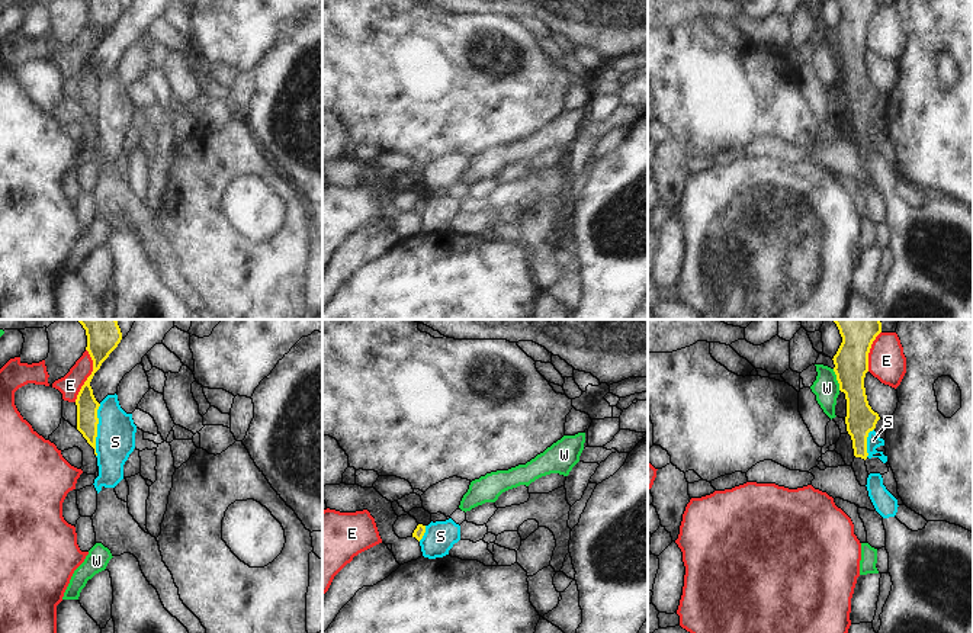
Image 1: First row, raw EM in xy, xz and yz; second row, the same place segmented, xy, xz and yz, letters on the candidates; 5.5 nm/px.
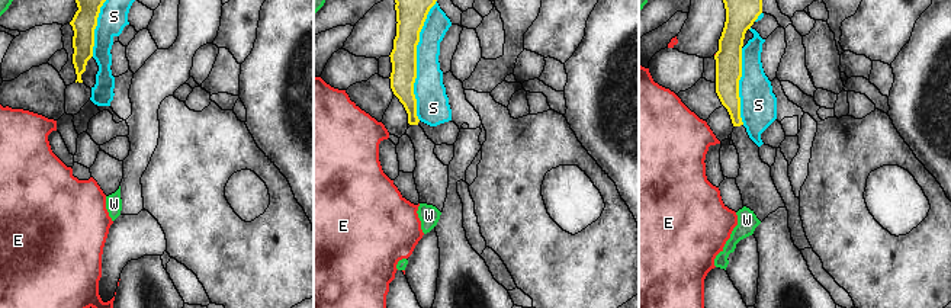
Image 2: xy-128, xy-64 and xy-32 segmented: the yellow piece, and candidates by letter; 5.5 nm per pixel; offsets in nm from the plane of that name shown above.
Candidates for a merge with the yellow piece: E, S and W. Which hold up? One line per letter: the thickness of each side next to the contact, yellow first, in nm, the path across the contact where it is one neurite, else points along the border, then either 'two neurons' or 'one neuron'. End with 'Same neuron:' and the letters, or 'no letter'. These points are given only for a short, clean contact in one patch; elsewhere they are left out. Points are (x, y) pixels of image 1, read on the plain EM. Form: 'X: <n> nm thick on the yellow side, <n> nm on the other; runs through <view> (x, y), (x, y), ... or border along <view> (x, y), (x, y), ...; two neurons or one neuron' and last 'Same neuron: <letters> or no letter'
E: 170 nm thick on the yellow side, 120 nm on the other; two neurons
S: 120 nm thick on the yellow side, 220 nm on the other; two neurons
W: 190 nm thick on the yellow side, 140 nm on the other; border along yz (832, 44), (840, 64); two neurons
Same neuron: no letter

